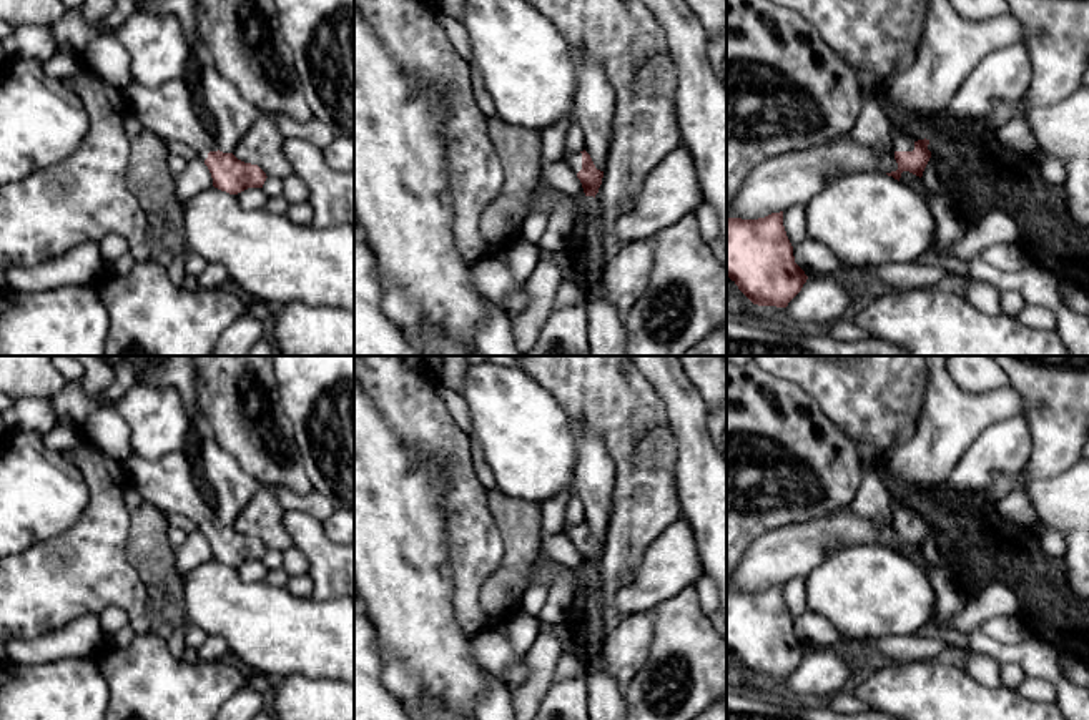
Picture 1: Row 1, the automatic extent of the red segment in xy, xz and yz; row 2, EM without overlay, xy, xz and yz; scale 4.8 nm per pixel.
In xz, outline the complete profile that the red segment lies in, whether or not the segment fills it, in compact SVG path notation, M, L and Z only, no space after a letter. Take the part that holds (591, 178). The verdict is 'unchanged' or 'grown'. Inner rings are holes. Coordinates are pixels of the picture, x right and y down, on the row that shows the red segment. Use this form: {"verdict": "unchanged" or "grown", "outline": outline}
{"verdict": "grown", "outline": "M585 150L574 155L564 153L562 161L572 173L577 175L577 178L582 183L585 196L595 198L602 185L604 171L595 168L590 155Z"}

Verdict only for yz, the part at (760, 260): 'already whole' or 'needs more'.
already whole

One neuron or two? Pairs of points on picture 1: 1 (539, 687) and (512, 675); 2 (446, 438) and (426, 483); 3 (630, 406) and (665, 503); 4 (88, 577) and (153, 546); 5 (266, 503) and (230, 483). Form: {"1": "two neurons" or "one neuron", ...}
{"1": "two neurons", "2": "two neurons", "3": "one neuron", "4": "two neurons", "5": "two neurons"}

